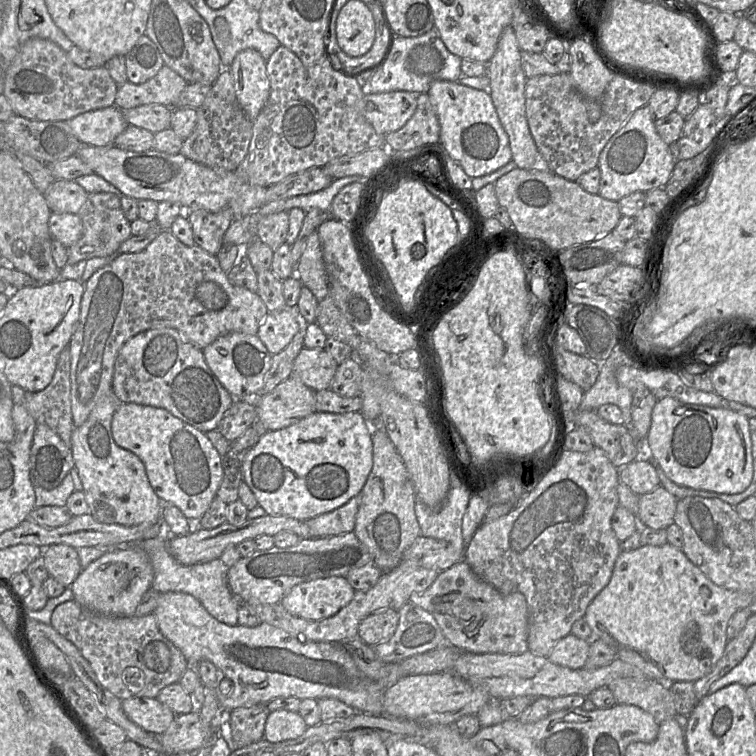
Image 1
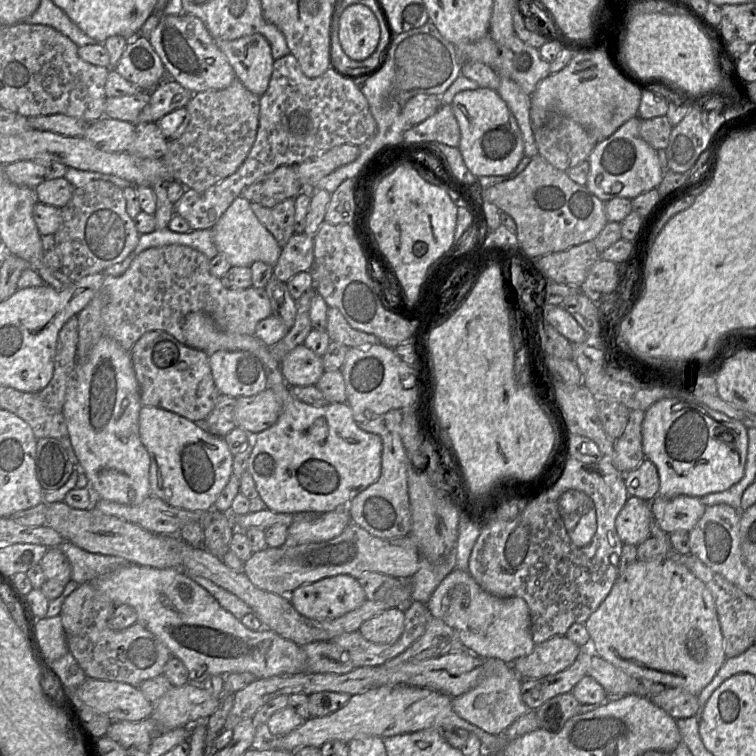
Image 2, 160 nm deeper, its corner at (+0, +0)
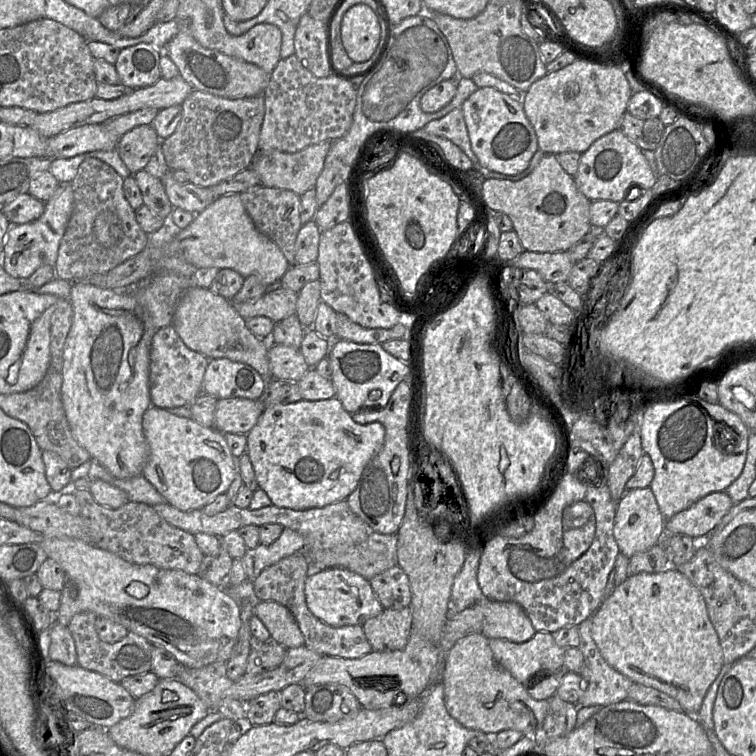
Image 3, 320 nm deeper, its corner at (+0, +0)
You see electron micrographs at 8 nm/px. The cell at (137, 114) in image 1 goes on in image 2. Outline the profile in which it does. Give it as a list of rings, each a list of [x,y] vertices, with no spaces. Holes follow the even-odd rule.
[[[141,91],[134,95],[108,97],[104,116],[137,124],[137,119],[150,99],[150,91]]]

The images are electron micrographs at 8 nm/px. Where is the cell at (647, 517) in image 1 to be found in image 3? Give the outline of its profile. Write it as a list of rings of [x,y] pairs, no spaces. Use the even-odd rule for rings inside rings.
[[[725,491],[712,492],[666,519],[666,534],[684,534],[696,540],[705,540],[733,505]]]

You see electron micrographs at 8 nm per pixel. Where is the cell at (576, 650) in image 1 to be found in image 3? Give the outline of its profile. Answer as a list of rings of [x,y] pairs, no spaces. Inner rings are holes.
[[[536,632],[530,640],[523,643],[514,643],[506,639],[489,639],[489,646],[495,660],[525,688],[536,686],[538,677],[544,677],[546,680],[554,671],[565,671],[566,649],[556,644],[553,633]]]

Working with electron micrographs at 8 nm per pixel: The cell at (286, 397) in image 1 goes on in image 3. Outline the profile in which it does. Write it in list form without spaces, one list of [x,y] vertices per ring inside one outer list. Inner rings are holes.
[[[240,397],[217,399],[214,428],[222,433],[247,434],[263,410],[261,400]]]

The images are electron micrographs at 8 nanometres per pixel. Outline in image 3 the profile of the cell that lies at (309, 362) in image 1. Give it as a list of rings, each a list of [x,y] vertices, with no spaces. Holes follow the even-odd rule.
[[[269,344],[267,356],[272,378],[297,382],[310,369],[297,348]]]

